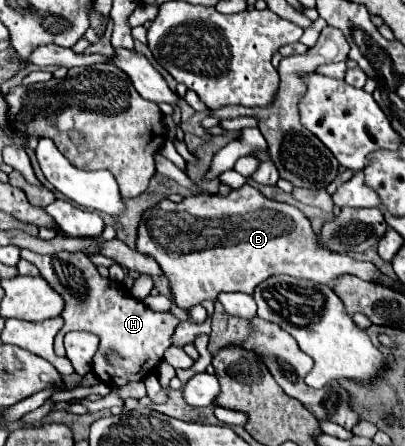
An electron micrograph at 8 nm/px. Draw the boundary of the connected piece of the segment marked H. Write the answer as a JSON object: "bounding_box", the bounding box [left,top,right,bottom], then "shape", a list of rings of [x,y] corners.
{"bounding_box":[21,250,179,386],"shape":[[[21,250],[21,258],[29,260],[31,264],[35,264],[41,272],[41,276],[65,298],[65,310],[61,314],[61,318],[65,320],[65,326],[61,328],[61,332],[55,338],[55,352],[59,356],[65,356],[65,348],[63,348],[63,336],[69,330],[85,330],[91,332],[95,336],[99,336],[99,350],[93,356],[93,372],[97,374],[97,378],[109,386],[121,386],[127,384],[131,380],[143,380],[145,376],[153,374],[157,370],[157,366],[163,360],[165,350],[171,346],[171,334],[175,330],[175,326],[179,324],[179,320],[169,314],[169,312],[153,312],[151,308],[147,308],[141,300],[127,296],[123,286],[115,284],[109,278],[101,278],[101,274],[97,272],[97,268],[89,262],[89,258],[83,252],[61,252],[61,254],[35,254],[31,250]]]}

